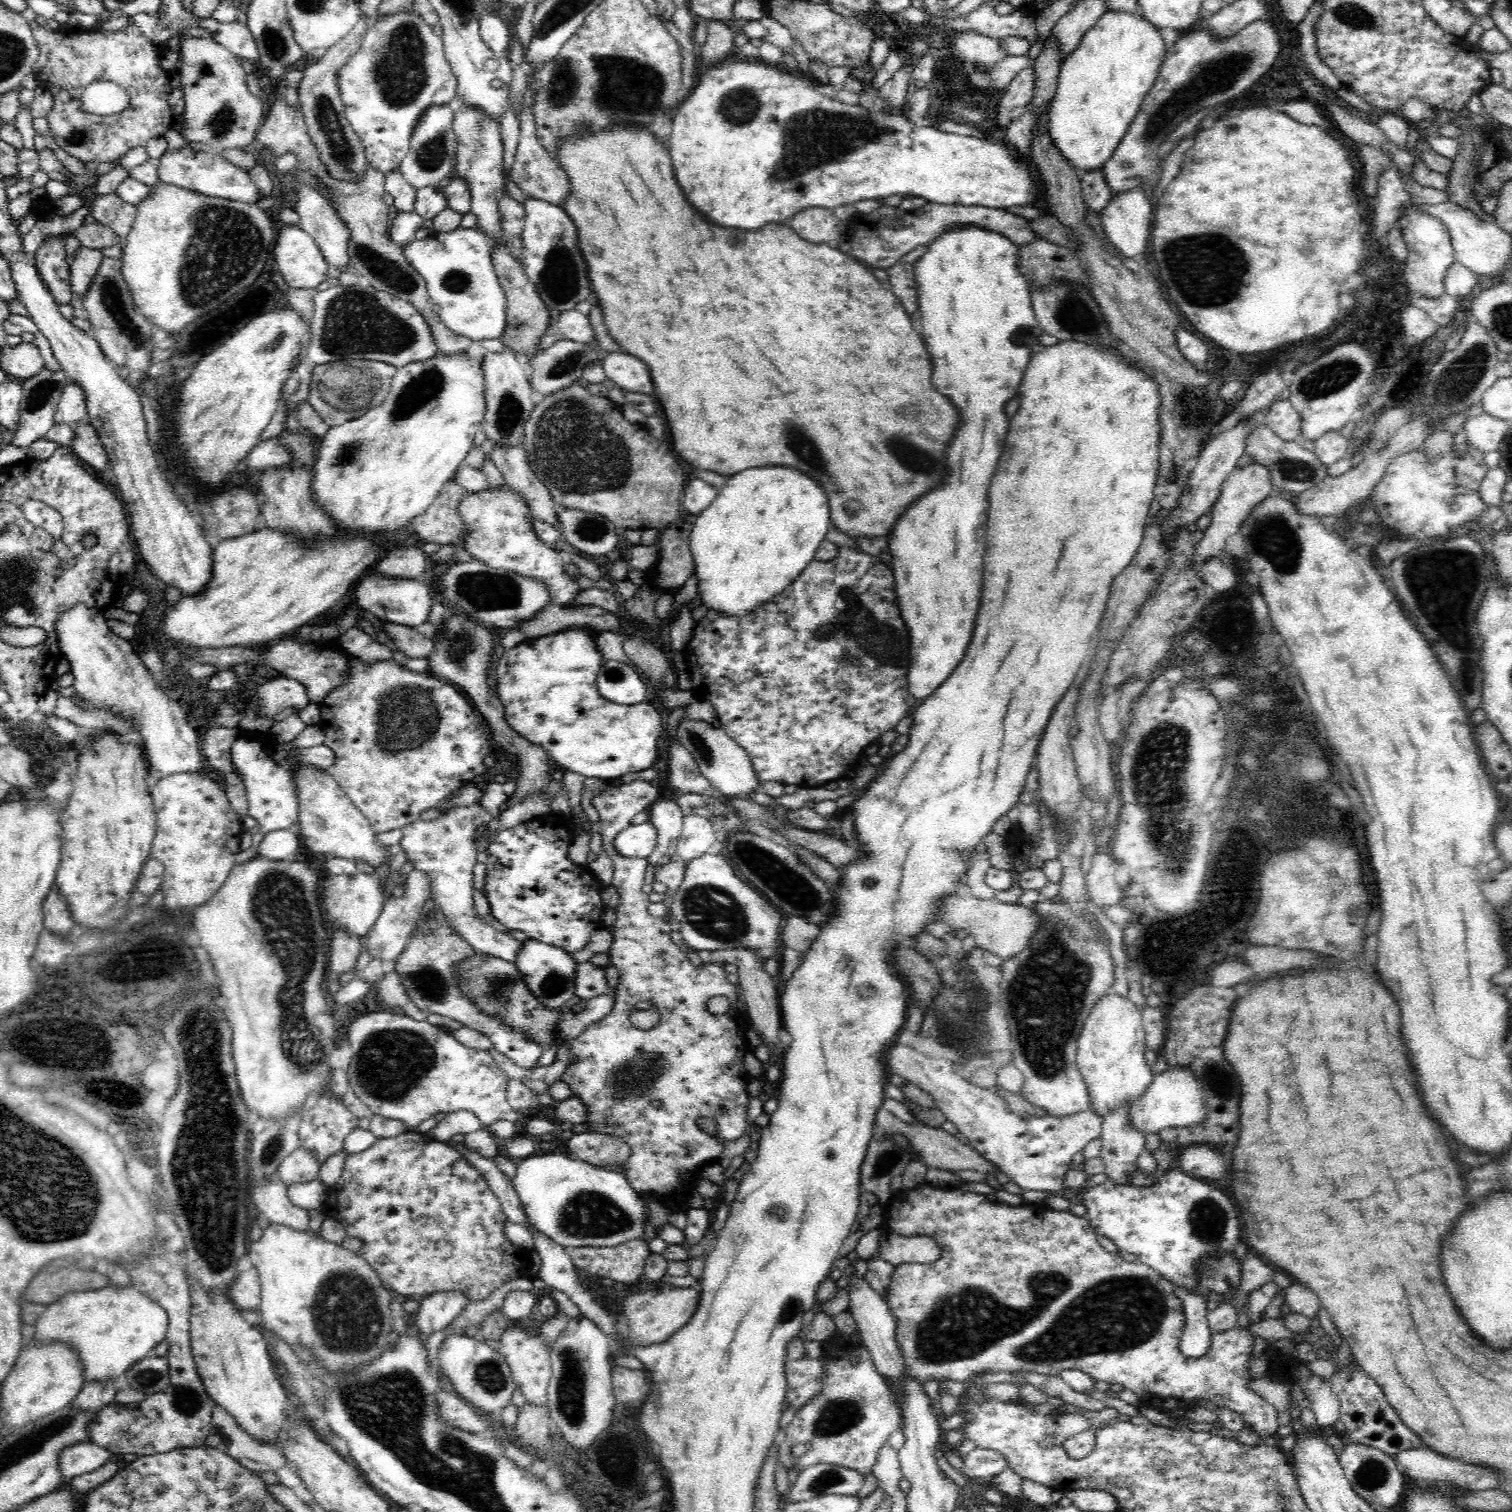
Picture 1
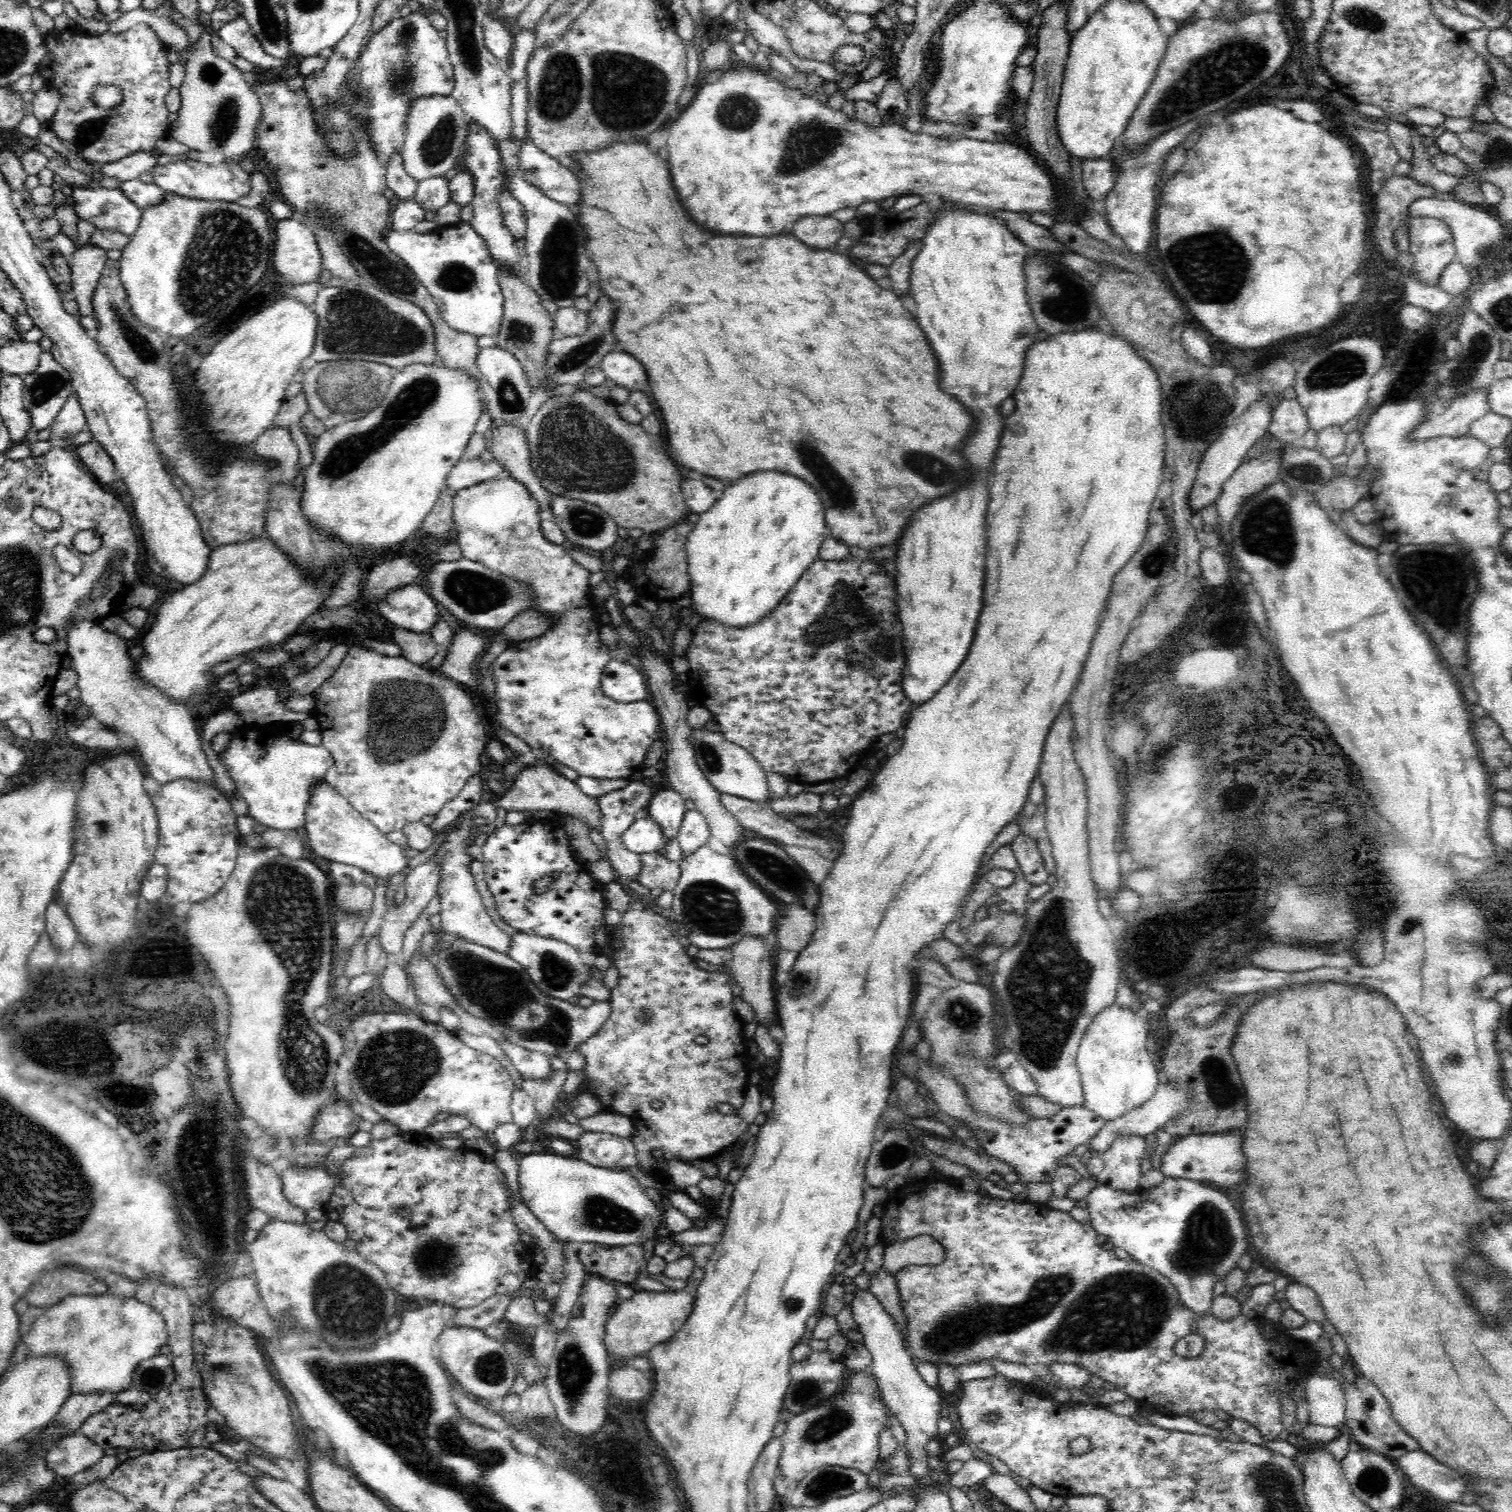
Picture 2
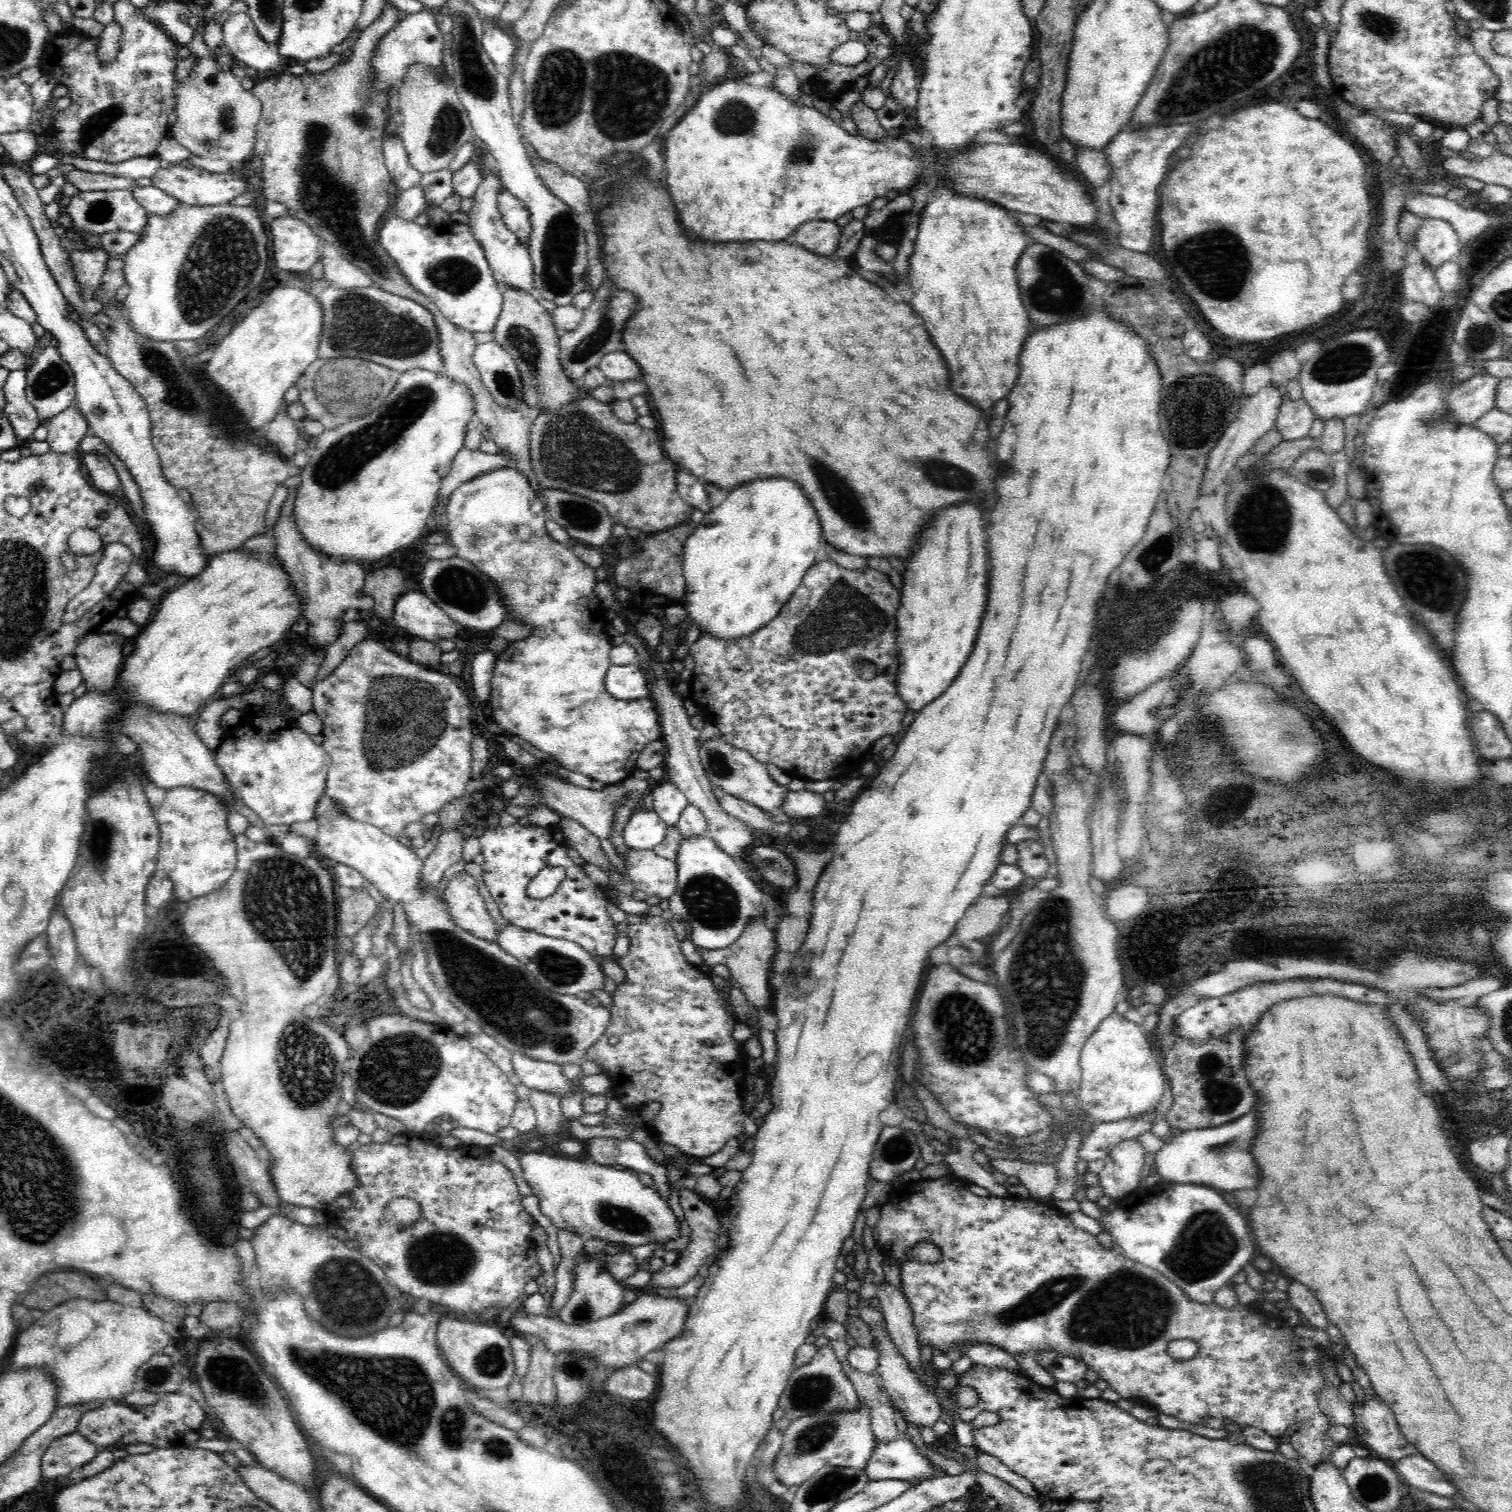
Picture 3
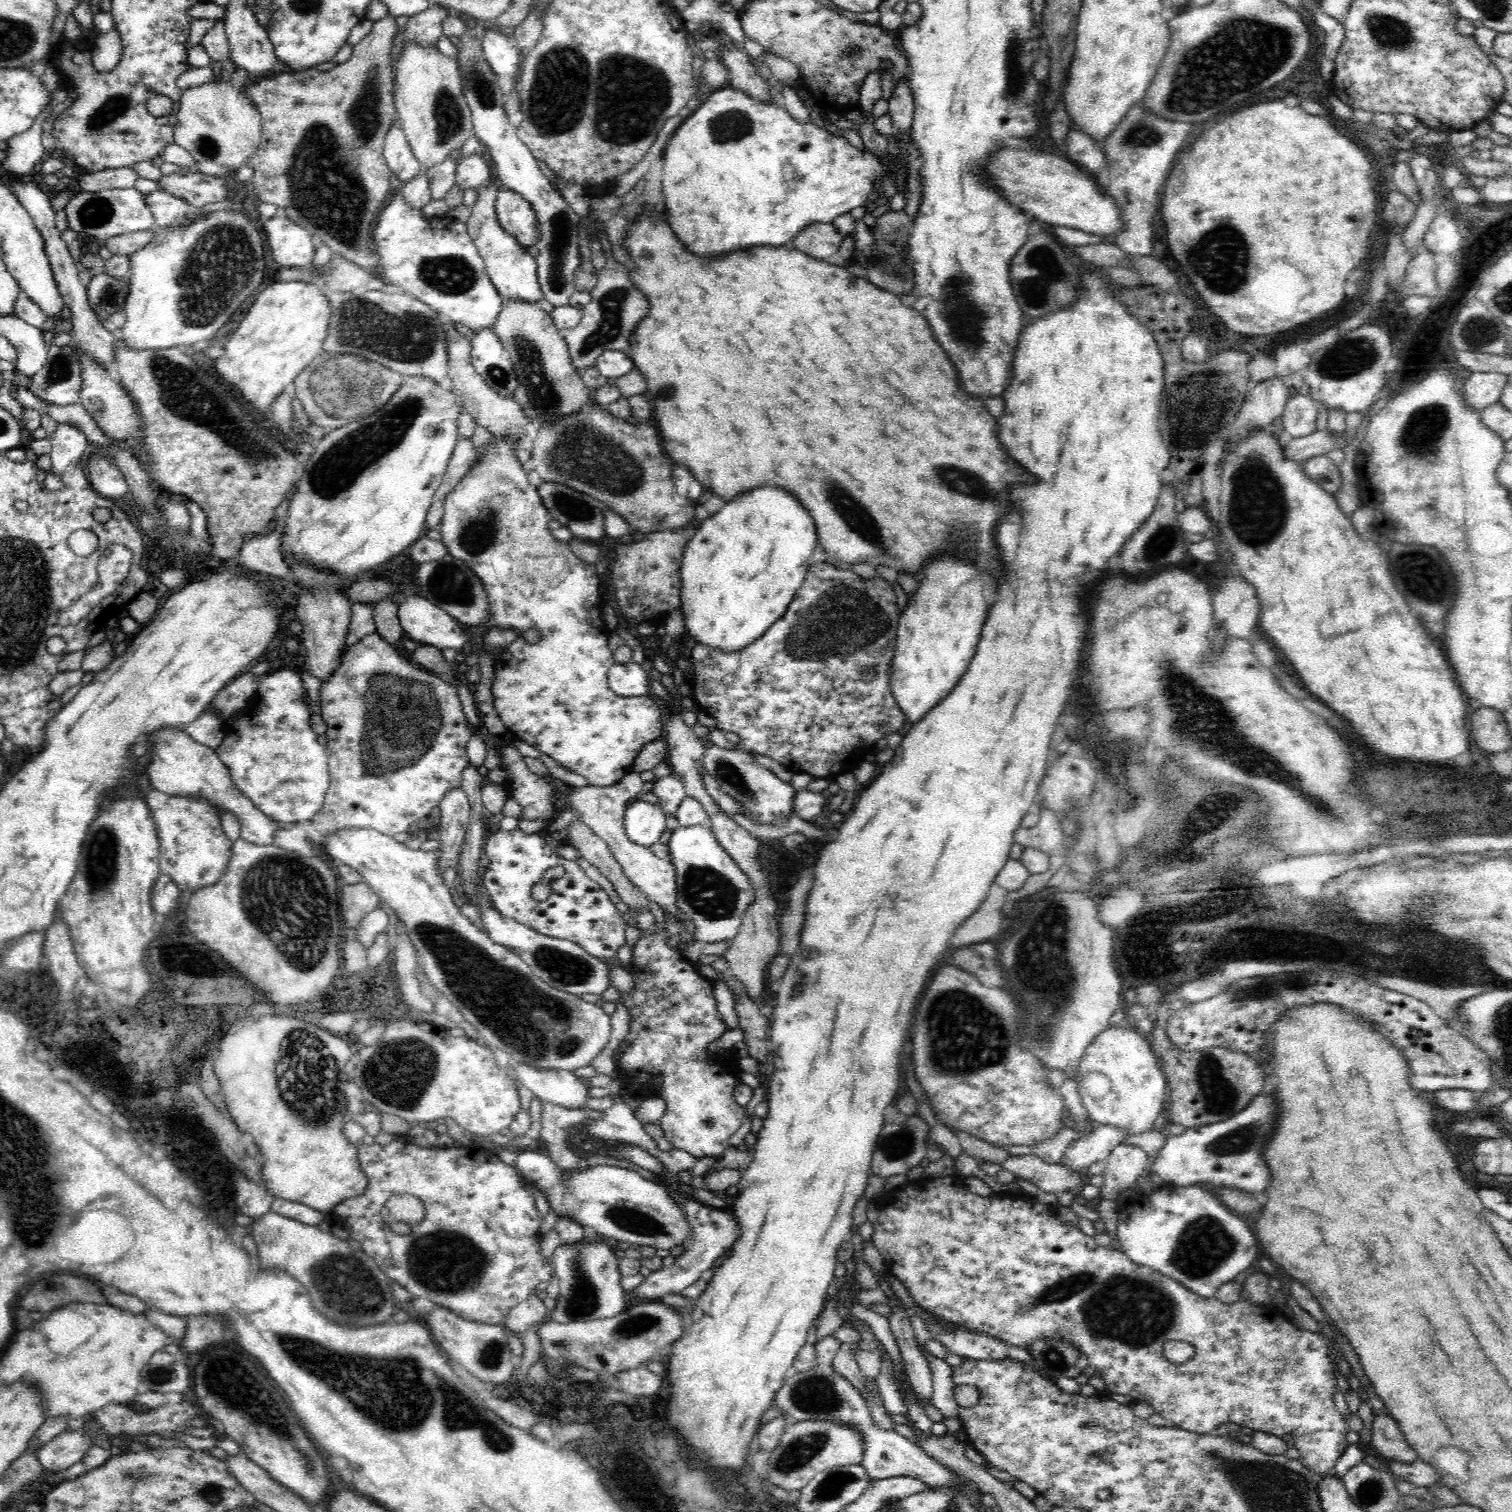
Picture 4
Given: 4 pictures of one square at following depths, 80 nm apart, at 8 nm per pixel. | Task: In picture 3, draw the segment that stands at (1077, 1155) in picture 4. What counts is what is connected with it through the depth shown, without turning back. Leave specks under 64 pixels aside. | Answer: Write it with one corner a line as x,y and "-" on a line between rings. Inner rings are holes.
1156,1111
1136,1119
1125,1119
1119,1122
1098,1123
1083,1138
1078,1157
1087,1163
1096,1160
1105,1160
1114,1146
1121,1141
1134,1139
1144,1132
1150,1132
1156,1119

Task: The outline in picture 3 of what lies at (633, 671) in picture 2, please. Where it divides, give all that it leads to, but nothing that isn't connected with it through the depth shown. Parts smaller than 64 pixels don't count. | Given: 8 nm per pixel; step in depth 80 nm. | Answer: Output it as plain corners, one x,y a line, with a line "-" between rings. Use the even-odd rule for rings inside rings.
638,663
626,666
610,664
605,677
606,691
615,699
638,700
651,696
650,673
642,670

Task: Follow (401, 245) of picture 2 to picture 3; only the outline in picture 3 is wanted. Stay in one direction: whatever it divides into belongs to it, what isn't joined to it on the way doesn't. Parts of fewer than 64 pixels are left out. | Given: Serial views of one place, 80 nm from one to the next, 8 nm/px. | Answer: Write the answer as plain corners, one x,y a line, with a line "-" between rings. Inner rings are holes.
394,208
384,216
380,230
379,243
386,249
388,256
394,260
394,265
404,273
406,280
422,294
425,294
440,312
457,327
465,331
486,332
494,334
503,305
502,288
495,281
494,273
486,261
482,245
476,240
467,224
430,223
420,226
415,221
404,221

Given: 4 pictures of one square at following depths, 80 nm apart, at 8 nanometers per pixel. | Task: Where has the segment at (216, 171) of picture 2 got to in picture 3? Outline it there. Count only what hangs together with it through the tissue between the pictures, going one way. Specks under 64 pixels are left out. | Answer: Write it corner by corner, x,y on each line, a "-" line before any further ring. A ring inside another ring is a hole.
172,165
169,168
161,168
152,178
152,184
169,196
176,198
184,206
209,206
226,204
244,193
248,192
247,176
240,167
234,167
225,174
212,174
204,168
184,168
180,165

